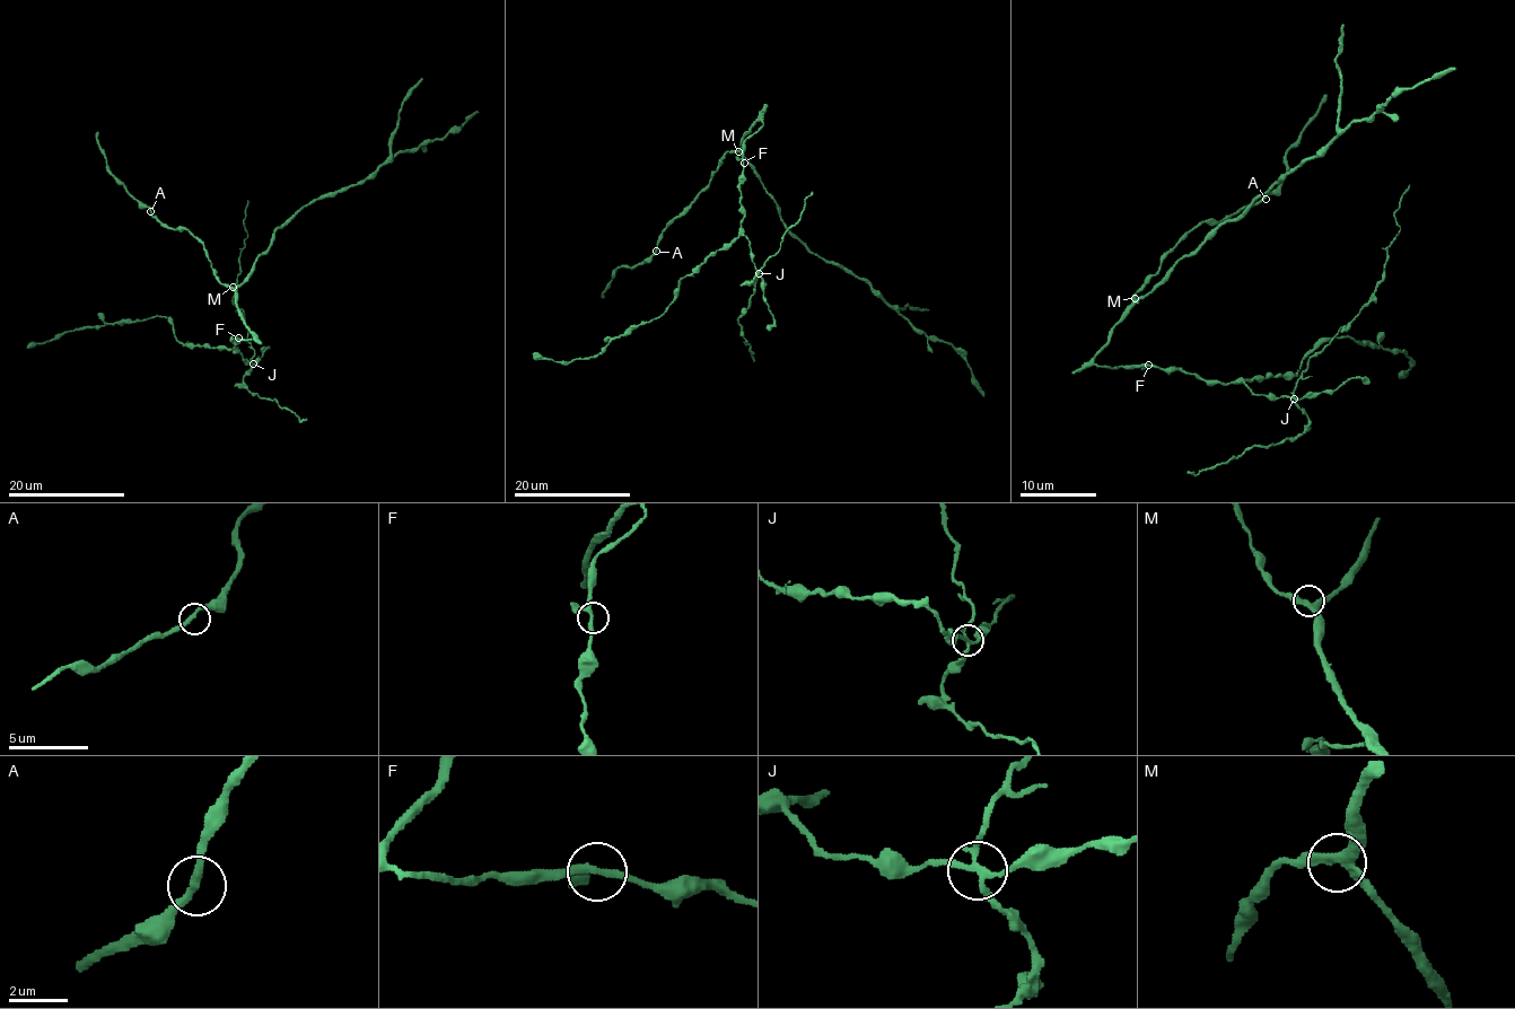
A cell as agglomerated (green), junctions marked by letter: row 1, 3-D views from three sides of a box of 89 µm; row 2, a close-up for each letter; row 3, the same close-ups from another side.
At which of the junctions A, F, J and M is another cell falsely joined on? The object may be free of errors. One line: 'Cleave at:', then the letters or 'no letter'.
Cleave at: J

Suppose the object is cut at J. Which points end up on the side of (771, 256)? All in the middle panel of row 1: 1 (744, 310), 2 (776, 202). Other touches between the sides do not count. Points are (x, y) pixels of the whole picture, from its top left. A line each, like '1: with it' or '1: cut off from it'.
1: with it
2: cut off from it

